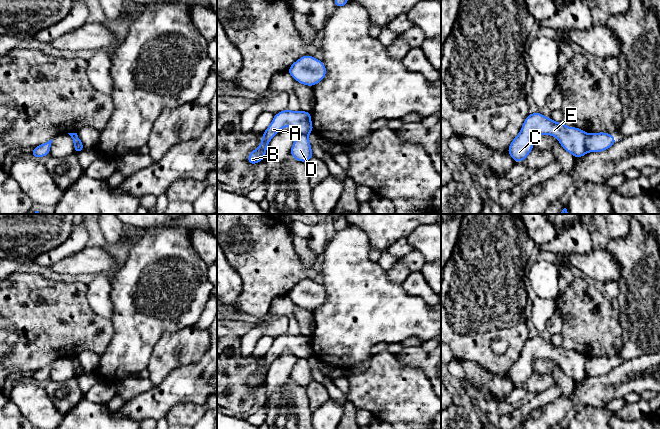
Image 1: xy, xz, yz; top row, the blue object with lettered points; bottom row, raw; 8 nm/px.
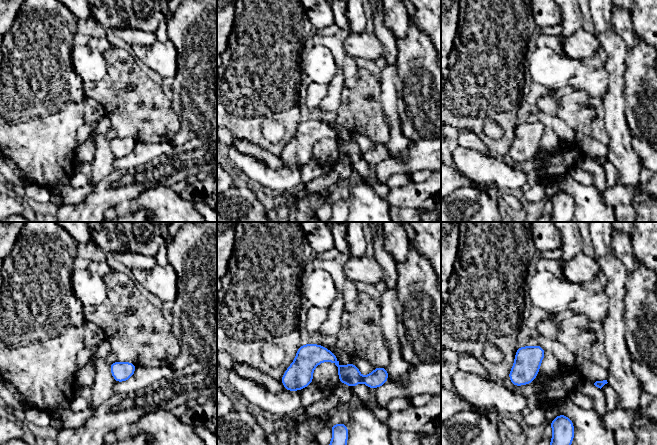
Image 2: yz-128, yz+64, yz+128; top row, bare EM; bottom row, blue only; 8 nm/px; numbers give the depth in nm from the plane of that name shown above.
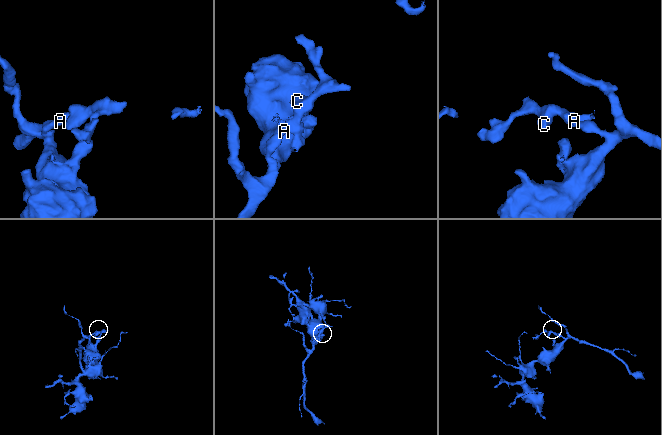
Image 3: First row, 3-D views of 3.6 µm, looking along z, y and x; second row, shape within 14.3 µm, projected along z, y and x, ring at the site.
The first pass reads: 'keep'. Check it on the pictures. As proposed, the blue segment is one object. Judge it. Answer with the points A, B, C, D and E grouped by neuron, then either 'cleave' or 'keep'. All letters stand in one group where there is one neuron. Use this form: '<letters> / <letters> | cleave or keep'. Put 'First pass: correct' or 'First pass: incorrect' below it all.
A B C E / D | cleave
First pass: incorrect

